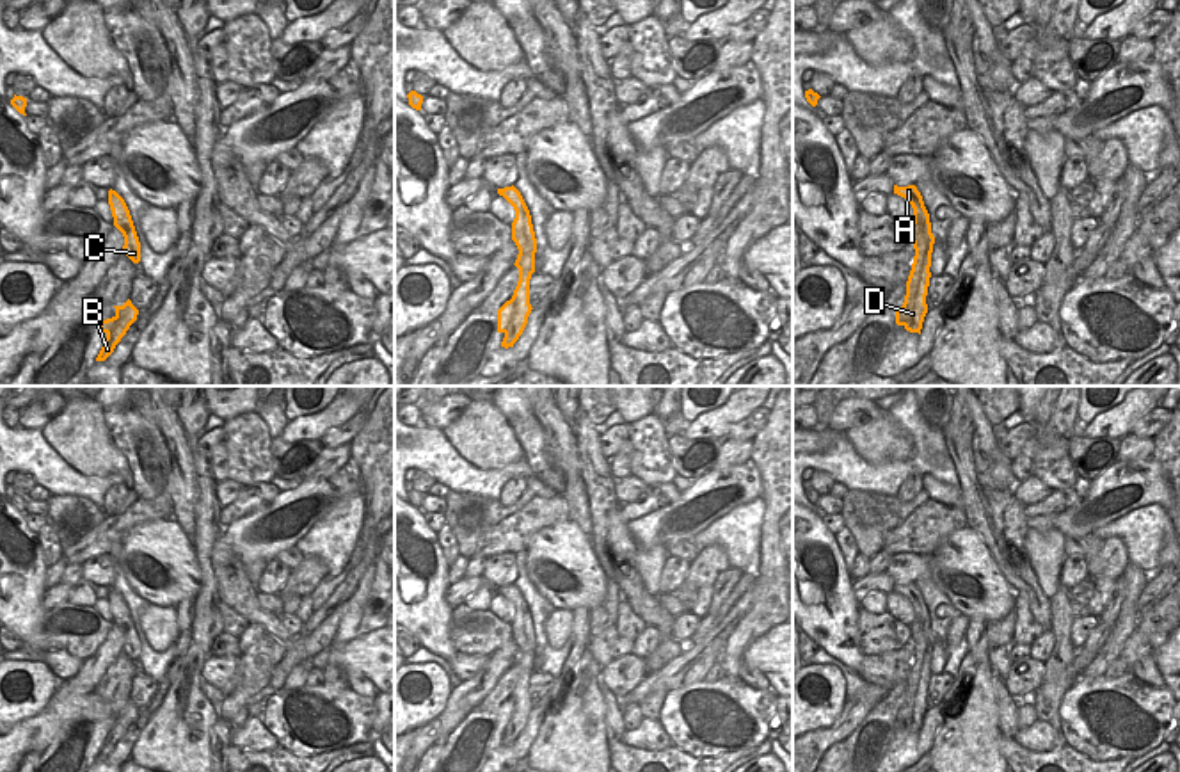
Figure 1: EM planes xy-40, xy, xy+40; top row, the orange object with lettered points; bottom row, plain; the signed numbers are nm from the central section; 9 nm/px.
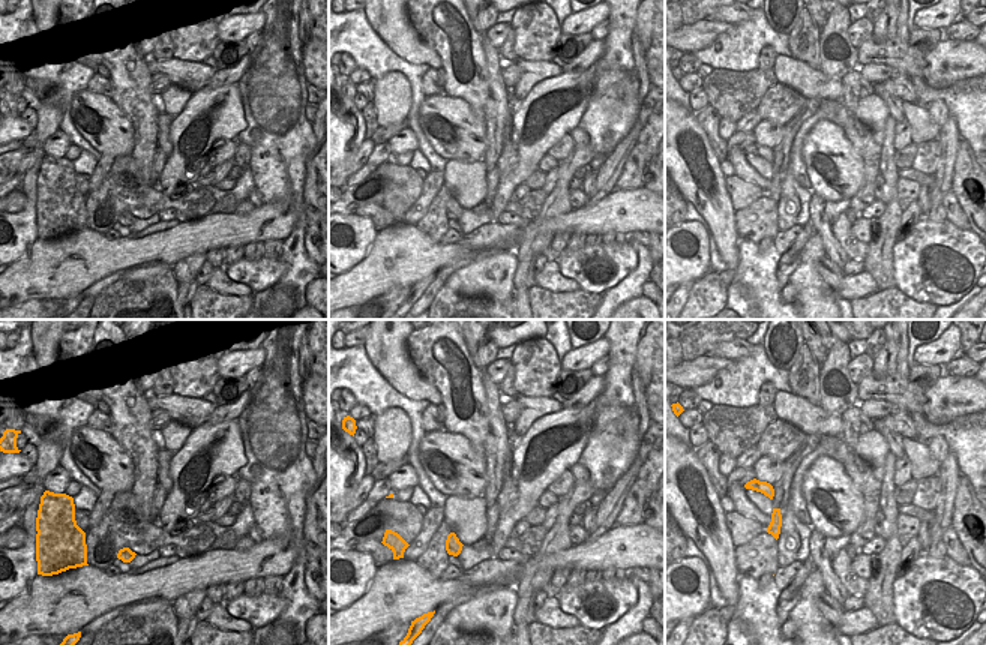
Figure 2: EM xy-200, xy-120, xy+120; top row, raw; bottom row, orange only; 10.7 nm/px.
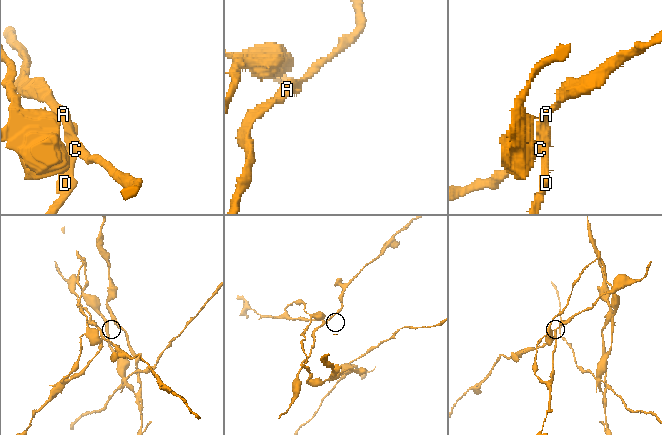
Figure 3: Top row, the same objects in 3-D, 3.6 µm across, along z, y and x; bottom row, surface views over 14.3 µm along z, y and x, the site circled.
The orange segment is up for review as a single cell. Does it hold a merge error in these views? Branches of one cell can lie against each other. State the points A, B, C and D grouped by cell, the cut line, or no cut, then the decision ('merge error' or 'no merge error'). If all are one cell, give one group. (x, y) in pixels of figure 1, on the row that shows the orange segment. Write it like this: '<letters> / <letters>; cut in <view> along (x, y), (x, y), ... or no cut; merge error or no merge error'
A C / B D; cut in xy along (519, 233), (523, 248), (534, 255); merge error

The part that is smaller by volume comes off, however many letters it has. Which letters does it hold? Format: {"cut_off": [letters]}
{"cut_off": ["A", "C"]}

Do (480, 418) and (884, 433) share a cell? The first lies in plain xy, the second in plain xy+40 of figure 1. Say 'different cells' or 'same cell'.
same cell

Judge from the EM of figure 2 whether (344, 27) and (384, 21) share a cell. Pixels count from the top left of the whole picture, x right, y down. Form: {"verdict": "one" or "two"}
{"verdict": "two"}

